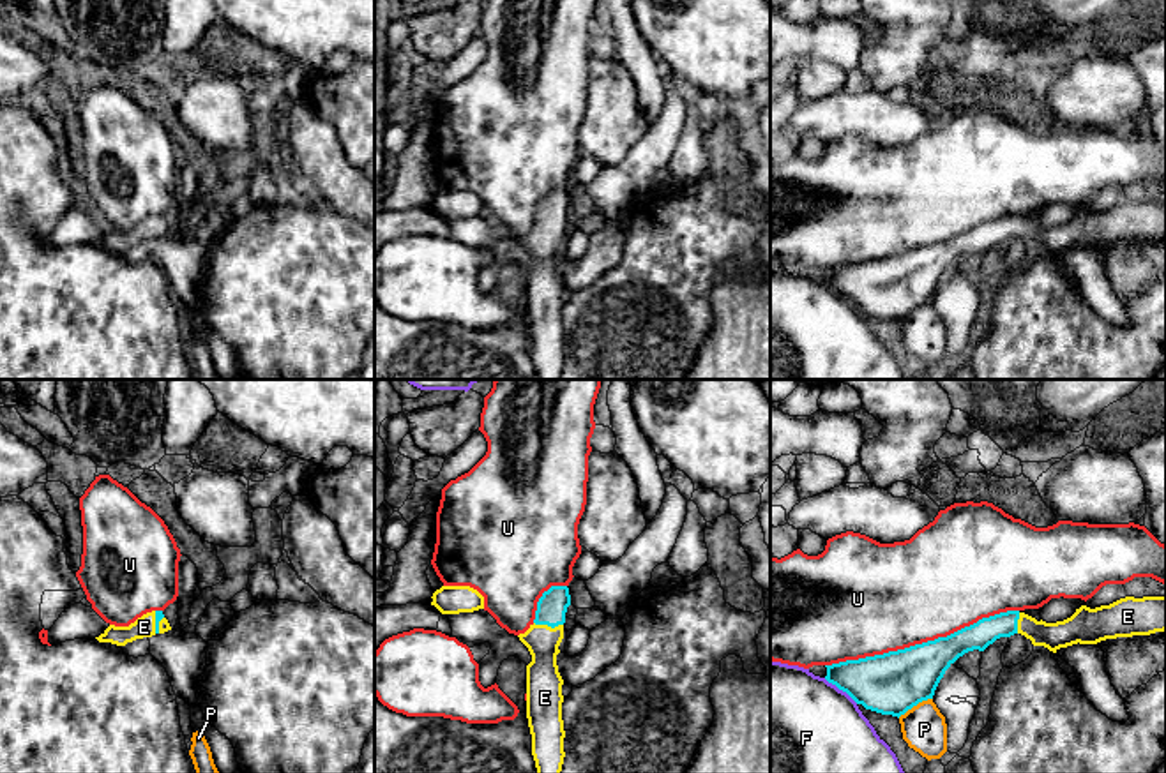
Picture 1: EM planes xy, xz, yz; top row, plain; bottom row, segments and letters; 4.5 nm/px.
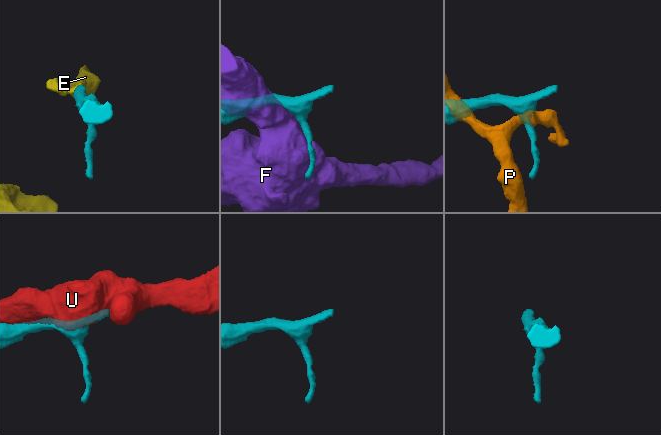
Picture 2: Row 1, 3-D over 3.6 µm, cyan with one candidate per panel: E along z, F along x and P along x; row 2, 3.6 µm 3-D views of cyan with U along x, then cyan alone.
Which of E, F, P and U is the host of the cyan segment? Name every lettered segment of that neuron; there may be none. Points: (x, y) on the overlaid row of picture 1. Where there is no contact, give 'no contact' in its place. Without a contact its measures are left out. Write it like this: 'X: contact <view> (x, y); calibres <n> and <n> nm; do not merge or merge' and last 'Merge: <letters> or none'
E: contact xz (548, 625); calibres 140 and 160 nm; merge
F: contact yz (841, 689); calibres 280 and 460 nm; do not merge
P: contact yz (914, 705); calibres 280 and 200 nm; do not merge
U: contact yz (923, 643); calibres 280 and 480 nm; do not merge
Merge: E

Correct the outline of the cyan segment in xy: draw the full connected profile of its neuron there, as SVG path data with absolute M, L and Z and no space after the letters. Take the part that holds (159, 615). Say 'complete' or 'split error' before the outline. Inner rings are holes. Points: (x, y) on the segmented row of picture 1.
split error | M152 611L138 618L129 627L115 627L110 625L99 637L99 642L111 642L117 646L125 646L136 639L152 637L155 634L164 634L171 630L168 619L163 611Z

